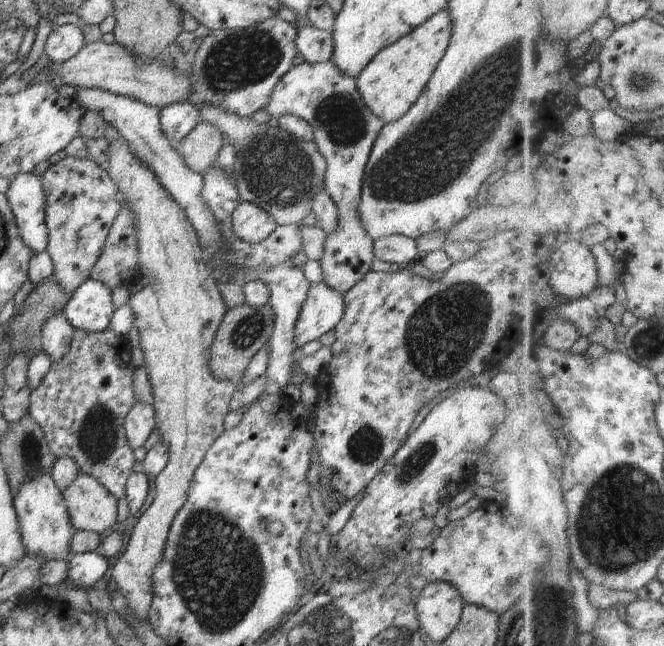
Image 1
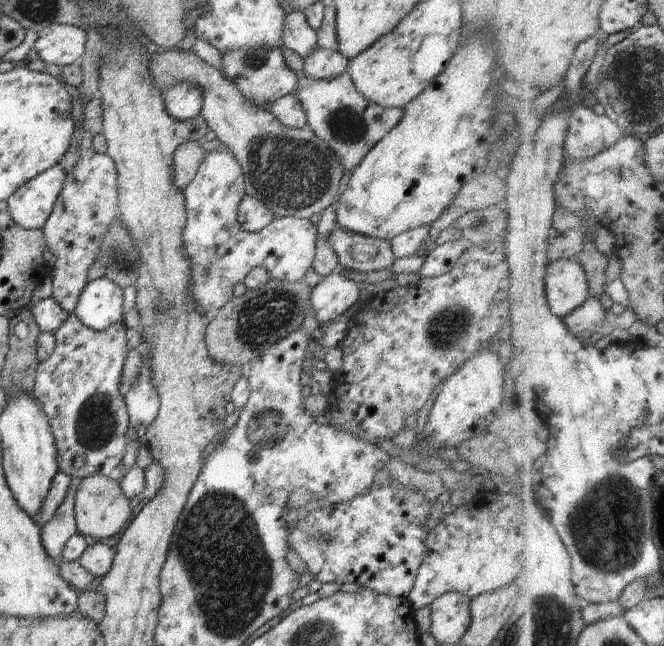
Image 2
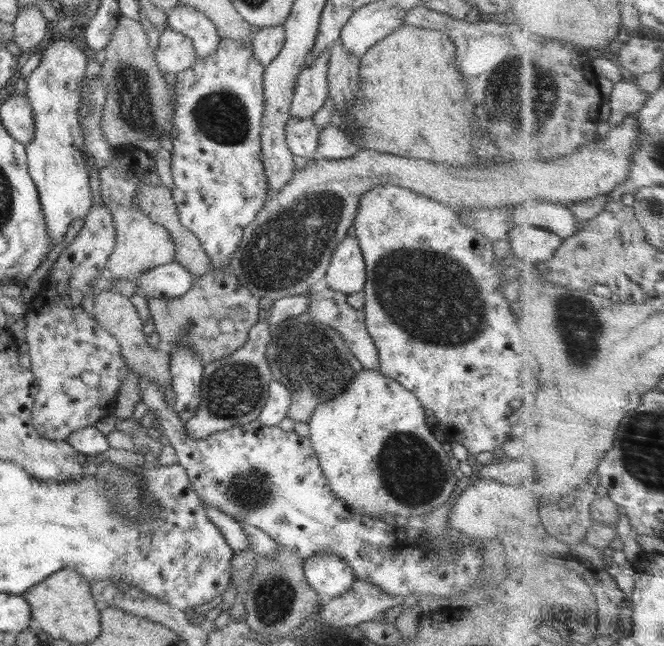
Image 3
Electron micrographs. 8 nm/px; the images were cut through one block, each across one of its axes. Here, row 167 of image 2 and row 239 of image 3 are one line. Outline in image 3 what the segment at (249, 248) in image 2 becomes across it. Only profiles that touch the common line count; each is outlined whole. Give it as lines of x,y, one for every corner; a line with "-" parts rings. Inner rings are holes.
220,36
220,44
216,52
212,52
212,56
196,56
192,68
176,76
174,133
171,139
173,152
170,152
175,189
171,190
171,196
176,204
181,224
193,232
208,254
210,270
221,270
231,264
244,227
256,219
269,196
269,181
264,171
260,144
266,106
264,68
251,48
246,48
238,40

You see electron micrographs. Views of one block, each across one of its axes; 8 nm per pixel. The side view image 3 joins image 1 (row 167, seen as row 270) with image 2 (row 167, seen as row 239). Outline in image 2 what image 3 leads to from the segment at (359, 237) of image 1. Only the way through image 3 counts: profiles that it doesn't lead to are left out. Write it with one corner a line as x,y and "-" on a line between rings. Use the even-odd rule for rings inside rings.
346,71
338,79
330,81
308,79
302,72
298,76
299,84
292,95
302,104
308,128
339,156
346,172
354,171
366,154
403,118
402,109
385,108
360,95

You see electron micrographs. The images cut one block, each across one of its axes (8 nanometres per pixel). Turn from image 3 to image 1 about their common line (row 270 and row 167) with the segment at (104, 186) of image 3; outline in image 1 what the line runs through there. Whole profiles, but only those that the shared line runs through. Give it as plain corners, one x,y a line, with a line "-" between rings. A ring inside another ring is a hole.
123,138
110,144
109,162
105,167
110,178
117,184
122,201
131,206
137,232
139,263
144,270
144,278
153,278
152,281
145,282
141,291
130,295
129,305
134,315
133,326
140,335
139,347
143,350
144,367
152,385
155,424
162,434
162,442
169,448
168,464
154,480
154,500
132,530
128,548
111,566
111,578
116,582
114,588
121,592
124,601
127,600
133,612
129,614
144,621
153,597
151,576
157,562
162,558
170,525
175,514
186,502
196,468
212,443
225,431
224,418
231,410
230,400
237,395
237,391
230,381
217,379
209,367
209,350
228,308
218,290
213,272
204,262
205,254
193,226
175,198
160,184
155,173
135,157

